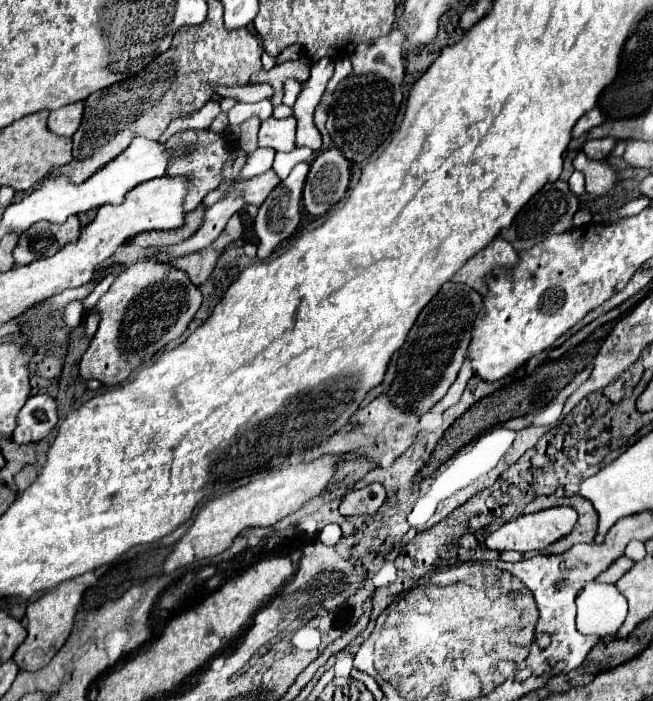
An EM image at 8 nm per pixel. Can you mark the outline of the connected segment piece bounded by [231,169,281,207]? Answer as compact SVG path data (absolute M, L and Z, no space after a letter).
M269 169L269 171L257 175L257 177L253 177L253 179L237 181L237 183L231 187L231 191L233 191L233 189L241 189L247 203L261 207L261 203L265 201L265 197L267 197L279 183L281 183L281 179L277 177L277 173L275 173L273 169Z

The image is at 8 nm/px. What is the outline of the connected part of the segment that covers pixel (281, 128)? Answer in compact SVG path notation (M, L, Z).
M273 115L261 121L259 147L273 147L275 151L295 149L295 117L275 119Z

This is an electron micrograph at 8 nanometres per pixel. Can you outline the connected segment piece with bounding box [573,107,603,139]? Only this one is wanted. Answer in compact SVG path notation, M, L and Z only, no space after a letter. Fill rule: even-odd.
M595 107L595 109L591 109L589 113L585 113L585 115L577 121L577 125L573 127L573 137L577 139L577 137L581 137L583 133L587 133L591 127L597 127L597 125L601 125L601 123L603 123L601 109Z

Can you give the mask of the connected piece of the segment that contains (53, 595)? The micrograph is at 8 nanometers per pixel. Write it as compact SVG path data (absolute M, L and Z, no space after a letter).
M65 581L59 587L47 591L45 595L41 595L37 601L29 603L27 607L27 639L17 647L13 661L19 665L19 669L23 671L39 671L43 669L53 655L65 645L71 629L73 629L73 619L79 607L79 601L83 597L85 585L77 583L77 581Z

